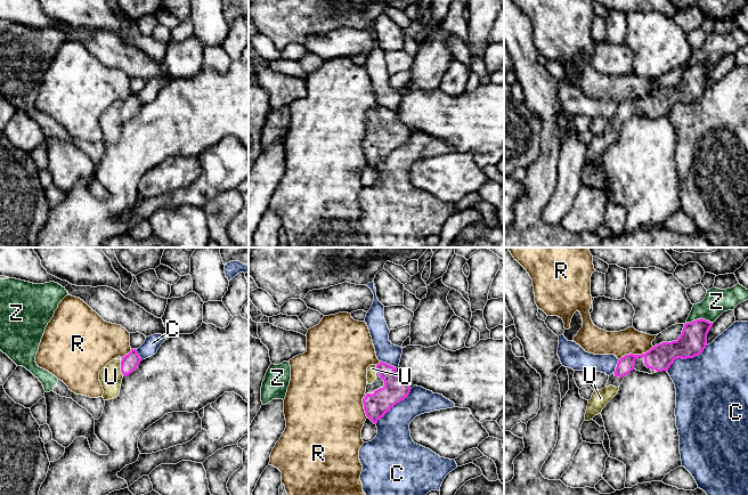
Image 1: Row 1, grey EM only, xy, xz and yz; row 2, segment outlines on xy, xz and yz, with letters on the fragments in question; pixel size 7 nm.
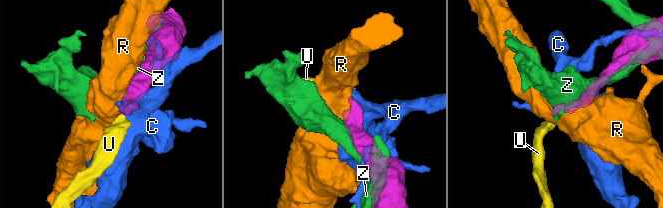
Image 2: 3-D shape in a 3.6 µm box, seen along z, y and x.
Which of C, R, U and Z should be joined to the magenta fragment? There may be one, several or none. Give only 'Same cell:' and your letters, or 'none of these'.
Same cell: U

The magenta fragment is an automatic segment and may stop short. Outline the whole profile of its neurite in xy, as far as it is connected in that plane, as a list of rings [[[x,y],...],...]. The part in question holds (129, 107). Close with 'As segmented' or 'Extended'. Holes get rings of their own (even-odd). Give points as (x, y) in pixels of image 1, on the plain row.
[[[131,94],[128,99],[121,104],[113,104],[100,115],[99,125],[104,135],[104,145],[114,144],[119,140],[122,123],[131,119],[140,106],[141,103],[137,95]]]. Extended

